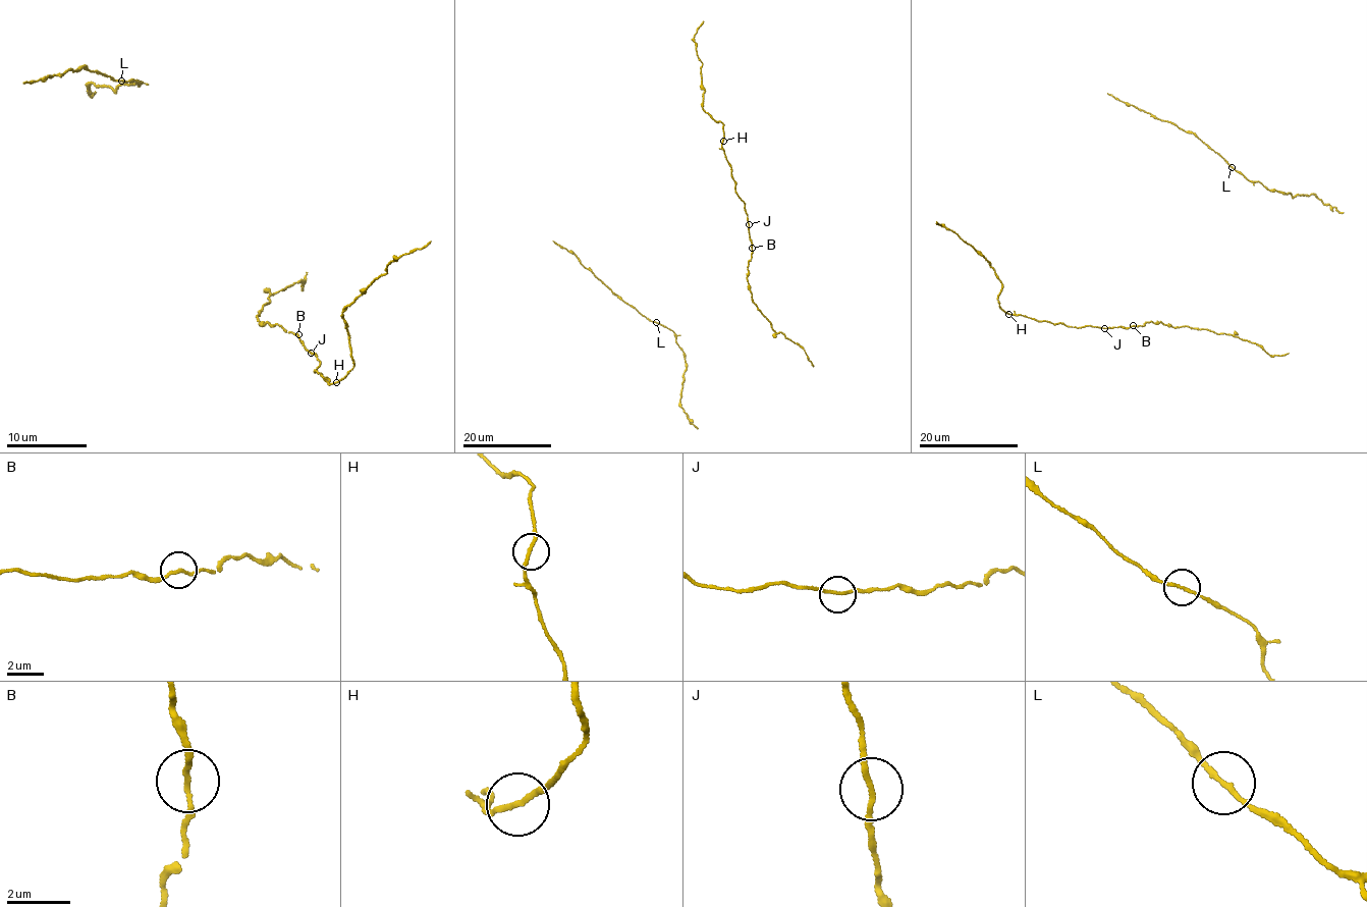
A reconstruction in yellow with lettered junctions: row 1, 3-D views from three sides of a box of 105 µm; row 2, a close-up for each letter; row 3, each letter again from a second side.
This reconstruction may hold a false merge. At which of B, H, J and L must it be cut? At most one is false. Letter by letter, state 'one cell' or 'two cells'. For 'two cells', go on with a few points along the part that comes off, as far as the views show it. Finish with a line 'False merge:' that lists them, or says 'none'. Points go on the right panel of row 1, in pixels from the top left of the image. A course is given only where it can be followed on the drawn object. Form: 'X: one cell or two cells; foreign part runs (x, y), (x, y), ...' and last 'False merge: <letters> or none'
B: one cell
H: one cell
J: one cell
L: one cell
False merge: none

